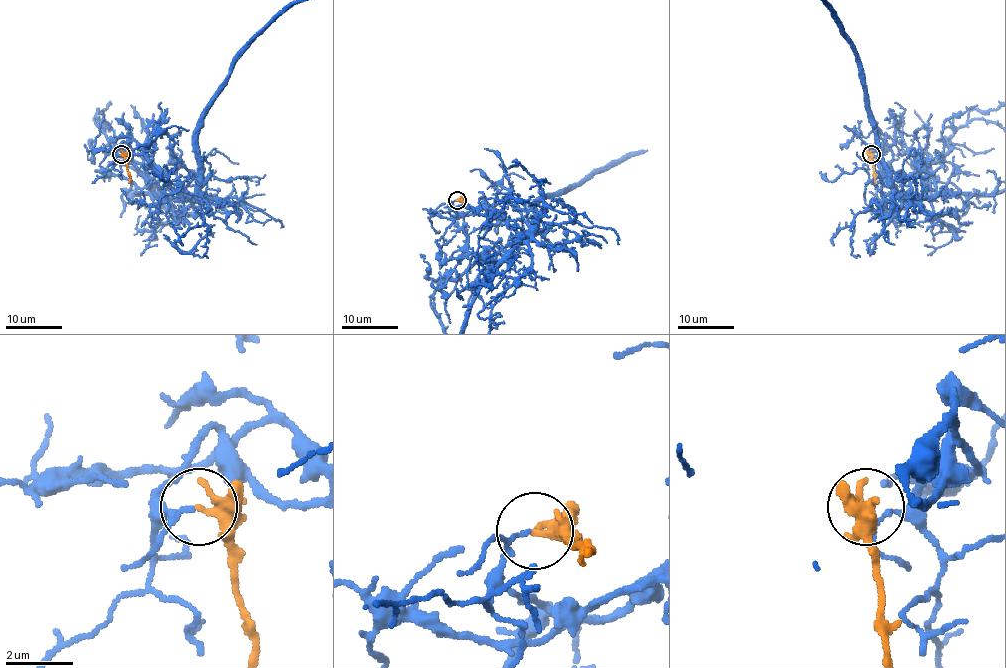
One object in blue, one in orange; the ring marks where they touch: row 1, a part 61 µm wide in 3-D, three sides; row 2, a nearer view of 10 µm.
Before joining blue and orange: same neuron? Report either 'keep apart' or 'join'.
keep apart

